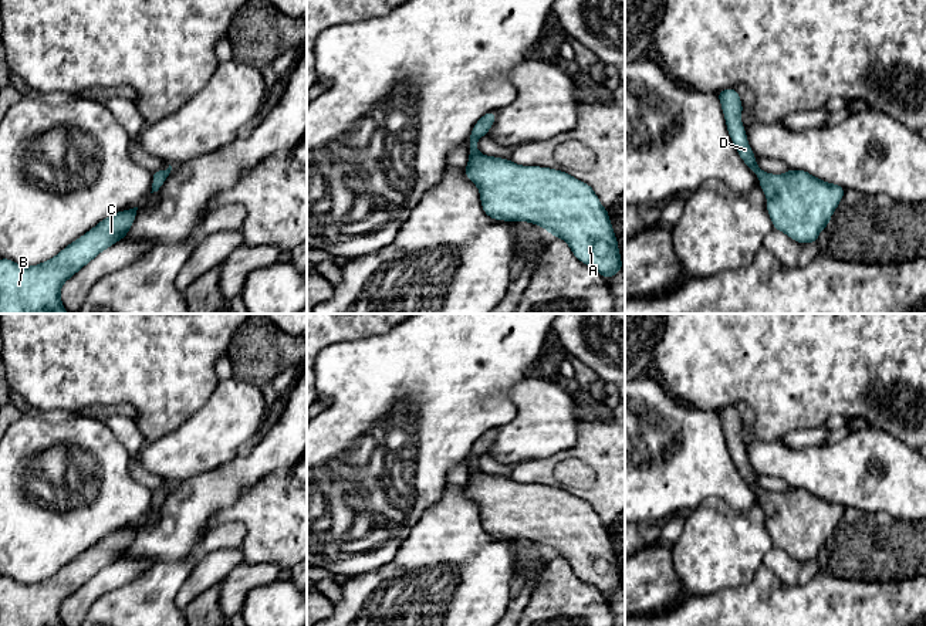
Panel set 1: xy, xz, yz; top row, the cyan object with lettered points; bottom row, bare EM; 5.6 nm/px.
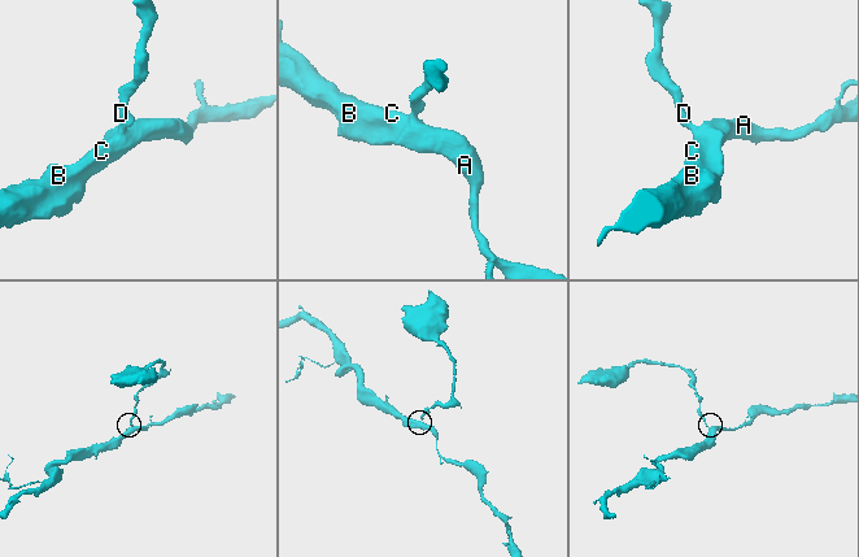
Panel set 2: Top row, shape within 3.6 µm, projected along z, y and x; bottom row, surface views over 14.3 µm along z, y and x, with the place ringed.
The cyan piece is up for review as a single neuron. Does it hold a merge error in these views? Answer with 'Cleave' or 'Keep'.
Keep

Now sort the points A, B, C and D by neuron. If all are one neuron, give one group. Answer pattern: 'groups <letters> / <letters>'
groups A B C D

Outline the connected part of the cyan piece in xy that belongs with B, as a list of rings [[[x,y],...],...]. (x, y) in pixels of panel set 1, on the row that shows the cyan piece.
[[[138,207],[101,220],[54,258],[24,267],[0,258],[0,314],[68,314],[61,302],[62,284],[101,251],[124,238]]]

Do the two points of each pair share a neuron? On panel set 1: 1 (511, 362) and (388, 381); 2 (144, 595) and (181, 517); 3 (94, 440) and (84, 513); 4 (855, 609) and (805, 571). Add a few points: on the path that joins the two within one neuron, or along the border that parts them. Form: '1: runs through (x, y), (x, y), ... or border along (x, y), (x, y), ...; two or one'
1: runs through (480, 369), (449, 369), (442, 376), (419, 376); one
2: border along (191, 551), (179, 561), (159, 561), (156, 564); two
3: runs through (108, 459), (108, 491), (102, 497); one
4: border along (818, 572), (804, 584), (787, 585), (780, 581); two

